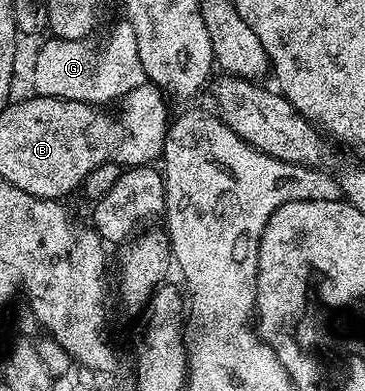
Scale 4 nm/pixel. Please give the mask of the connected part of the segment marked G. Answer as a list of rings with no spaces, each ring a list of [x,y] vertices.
[[[120,19],[102,38],[99,46],[88,39],[48,37],[36,63],[36,95],[60,100],[82,101],[94,106],[107,106],[146,83],[143,64],[139,59],[135,32],[126,19]]]

